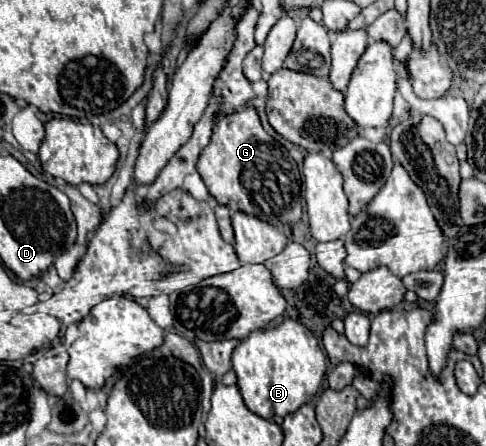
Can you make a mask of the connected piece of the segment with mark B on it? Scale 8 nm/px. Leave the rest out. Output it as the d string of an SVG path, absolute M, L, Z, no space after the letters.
M290 318L276 328L252 332L232 354L238 388L248 410L266 420L296 412L300 406L314 400L322 386L326 364L328 358L314 334Z

